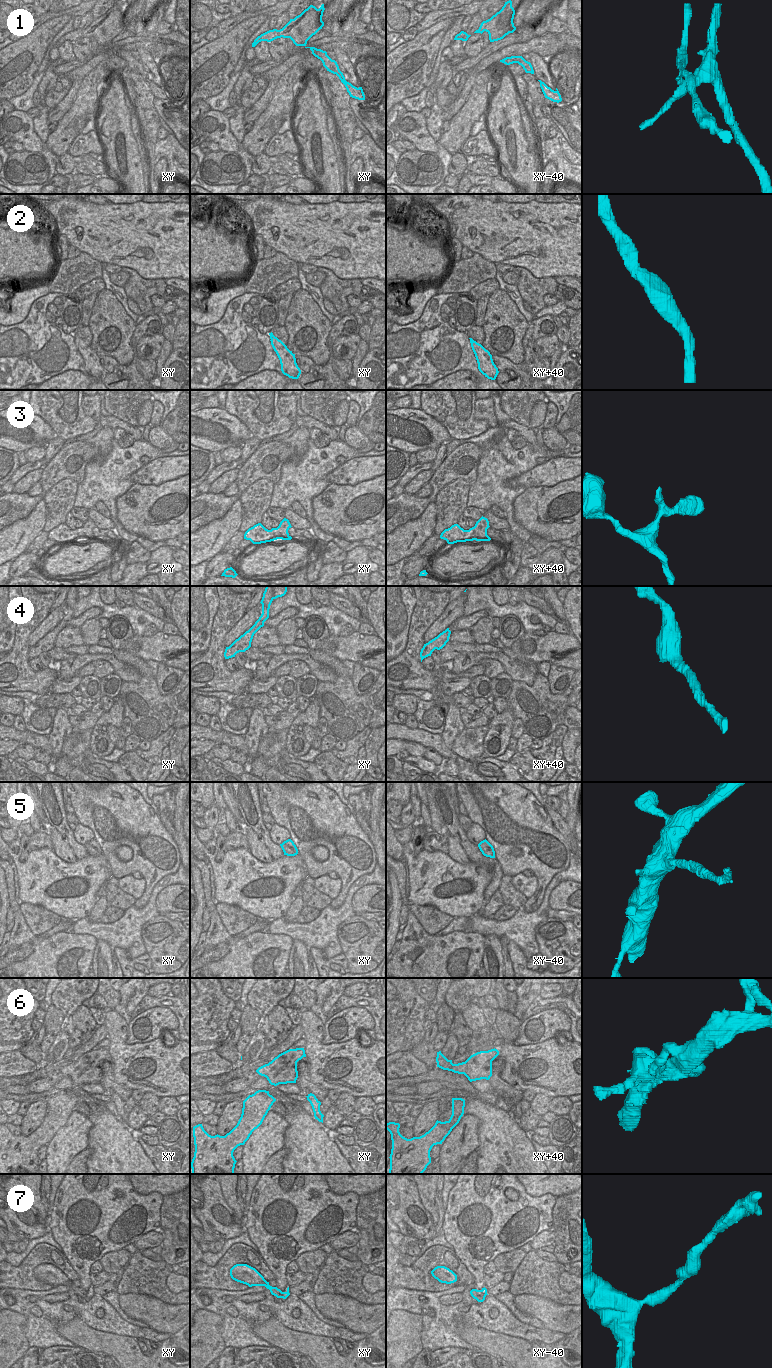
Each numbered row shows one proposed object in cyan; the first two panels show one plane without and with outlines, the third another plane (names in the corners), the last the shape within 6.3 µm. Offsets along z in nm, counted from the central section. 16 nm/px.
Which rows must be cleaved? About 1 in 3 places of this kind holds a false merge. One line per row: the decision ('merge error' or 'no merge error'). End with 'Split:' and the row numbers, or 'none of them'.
1: merge error
2: merge error
3: no merge error
4: no merge error
5: merge error
6: no merge error
7: no merge error
Split: 1, 2, 5

